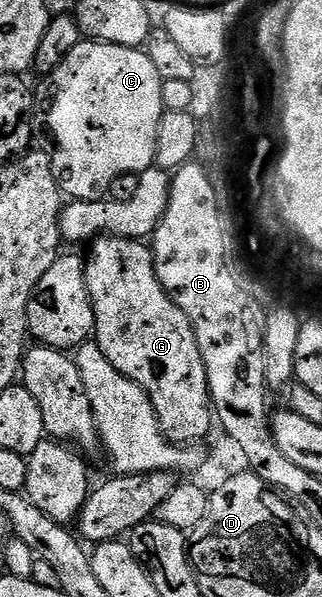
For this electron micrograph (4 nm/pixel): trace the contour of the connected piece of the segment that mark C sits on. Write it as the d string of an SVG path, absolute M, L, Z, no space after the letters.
M80 40L73 48L73 52L69 52L69 56L65 56L63 63L55 69L54 74L50 75L49 82L51 82L51 107L47 110L47 126L51 129L52 140L55 141L55 151L50 151L49 157L53 168L53 176L57 180L60 191L68 199L76 202L96 201L97 194L95 194L95 190L105 189L110 182L115 182L118 178L125 177L126 174L138 176L155 166L157 132L165 113L162 100L164 81L157 72L157 68L153 68L153 60L149 60L146 49L133 46L118 46L117 44L96 42L94 40Z

